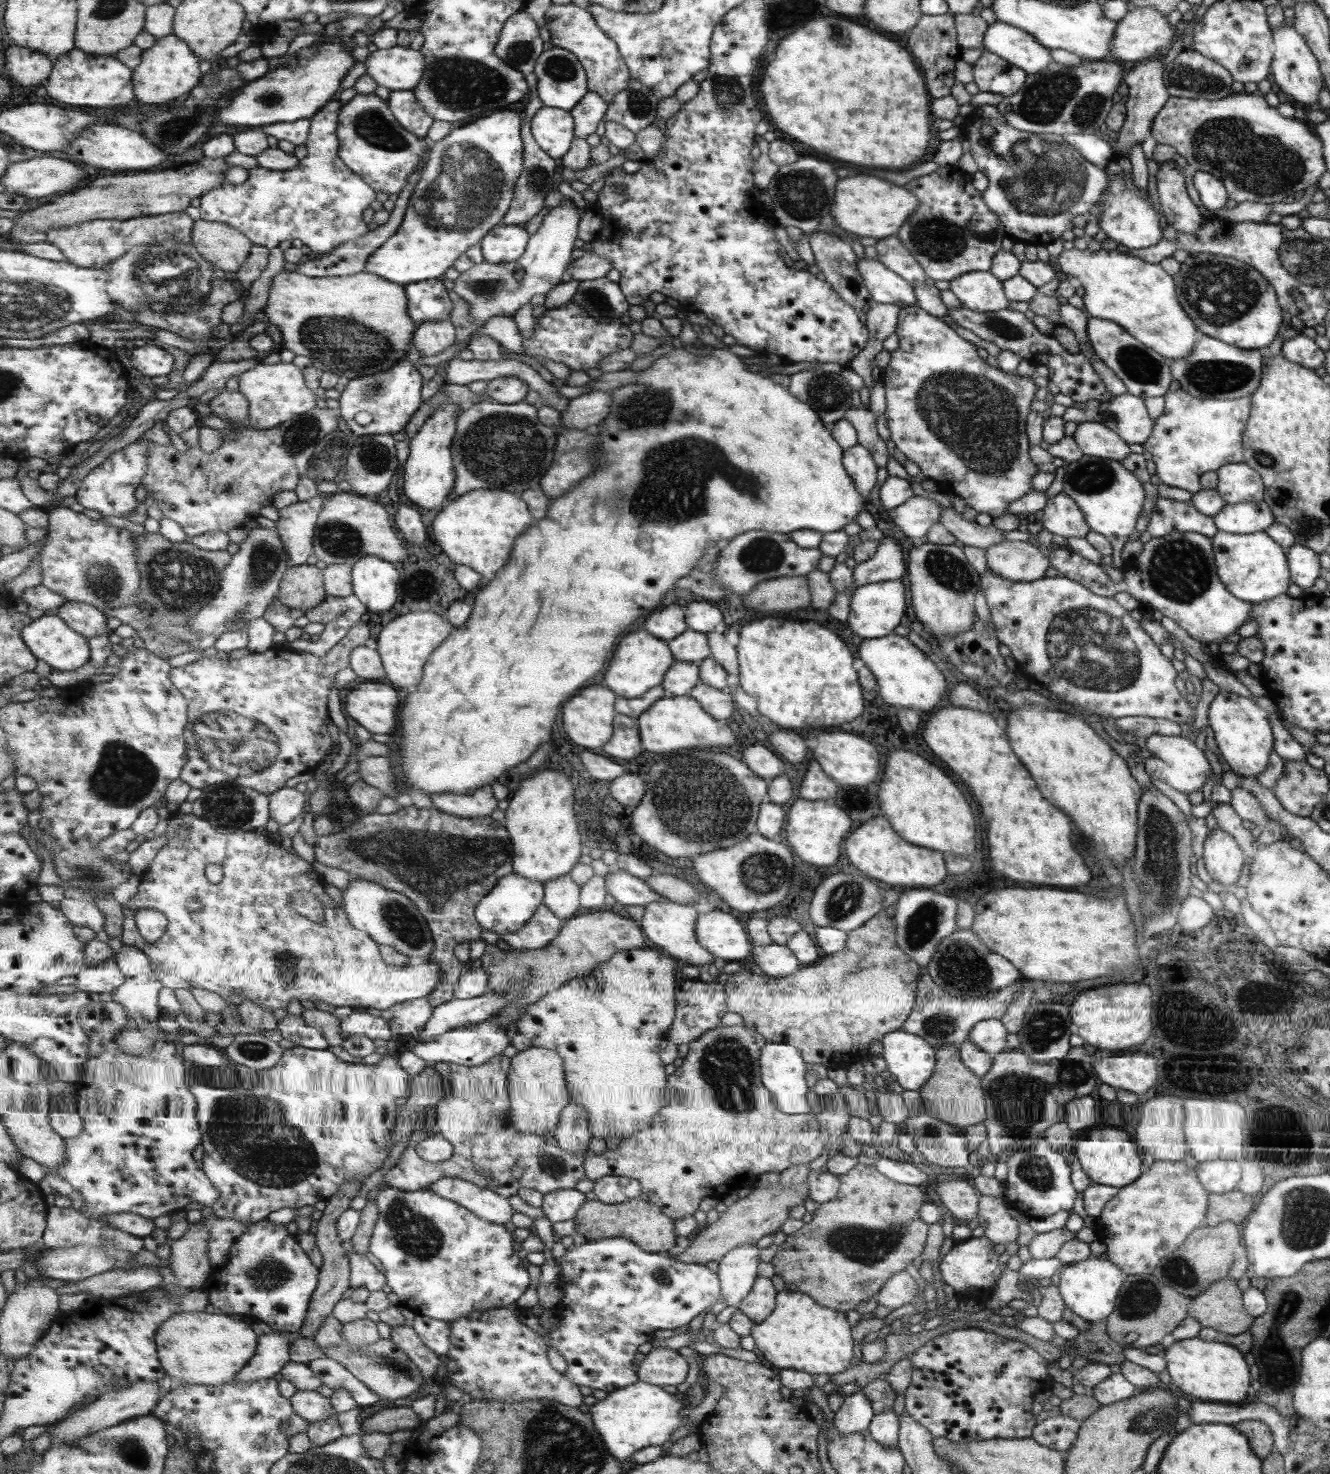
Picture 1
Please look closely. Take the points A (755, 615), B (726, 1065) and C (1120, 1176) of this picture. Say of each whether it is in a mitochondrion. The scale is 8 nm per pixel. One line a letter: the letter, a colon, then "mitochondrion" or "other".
A: other
B: mitochondrion
C: other

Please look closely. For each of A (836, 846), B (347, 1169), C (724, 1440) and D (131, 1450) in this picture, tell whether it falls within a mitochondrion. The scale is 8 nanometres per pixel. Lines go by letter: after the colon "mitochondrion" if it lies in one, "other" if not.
A: other
B: other
C: other
D: mitochondrion

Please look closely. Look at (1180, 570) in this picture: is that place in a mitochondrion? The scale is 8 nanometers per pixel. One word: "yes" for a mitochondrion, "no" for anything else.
yes

